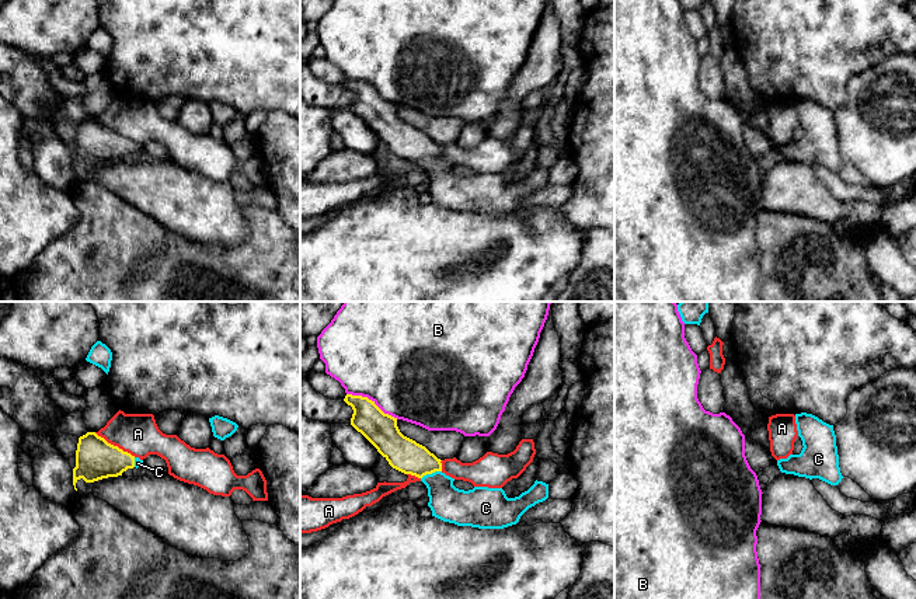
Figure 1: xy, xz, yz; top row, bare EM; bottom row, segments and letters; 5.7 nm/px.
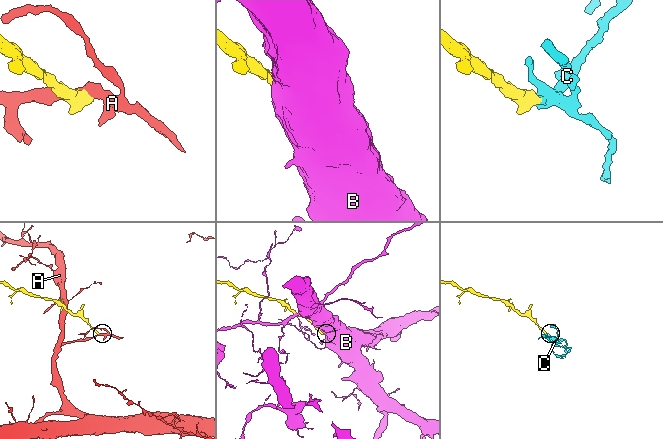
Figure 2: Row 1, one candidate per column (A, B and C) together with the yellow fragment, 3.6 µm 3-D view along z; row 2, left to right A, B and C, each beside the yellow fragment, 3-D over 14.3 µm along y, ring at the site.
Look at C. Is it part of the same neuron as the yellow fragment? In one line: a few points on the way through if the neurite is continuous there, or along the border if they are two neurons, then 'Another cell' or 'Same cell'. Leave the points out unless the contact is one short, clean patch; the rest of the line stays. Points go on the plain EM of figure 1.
Path across: xz (403, 139), (418, 146), (431, 159), (449, 190). Same cell

